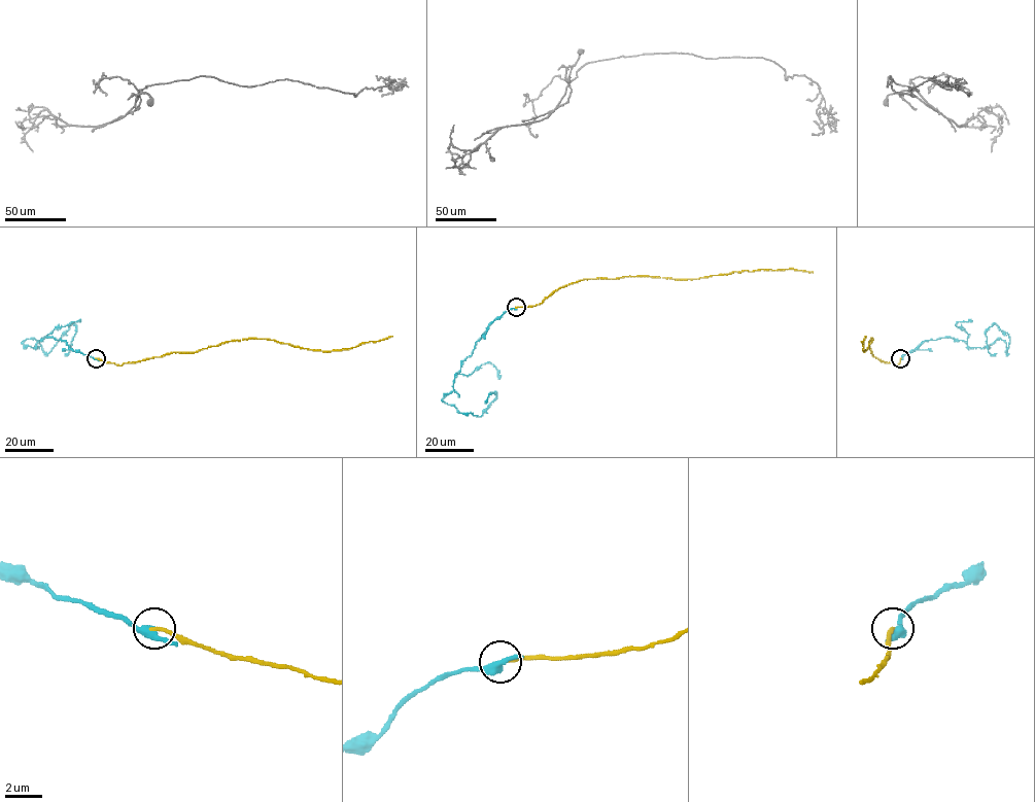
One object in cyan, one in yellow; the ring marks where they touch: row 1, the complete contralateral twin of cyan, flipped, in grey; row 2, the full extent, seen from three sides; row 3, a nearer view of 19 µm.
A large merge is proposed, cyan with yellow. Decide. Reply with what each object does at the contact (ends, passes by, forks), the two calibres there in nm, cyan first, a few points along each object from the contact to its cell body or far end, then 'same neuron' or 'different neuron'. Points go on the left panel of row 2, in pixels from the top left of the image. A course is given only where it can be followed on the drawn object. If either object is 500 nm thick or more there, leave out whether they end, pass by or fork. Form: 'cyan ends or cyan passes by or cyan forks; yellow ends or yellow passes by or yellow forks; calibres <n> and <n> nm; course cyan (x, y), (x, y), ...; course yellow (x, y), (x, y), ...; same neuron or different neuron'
cyan passes by; yellow ends; calibres 400 and 190 nm; course cyan (96, 358), (53, 337), (33, 348), (22, 343), (34, 339), (47, 353), (74, 323), (65, 353); course yellow (96, 358), (119, 365), (173, 352), (196, 352), (247, 339), (267, 339), (329, 352), (349, 349), (392, 336); different neuron

